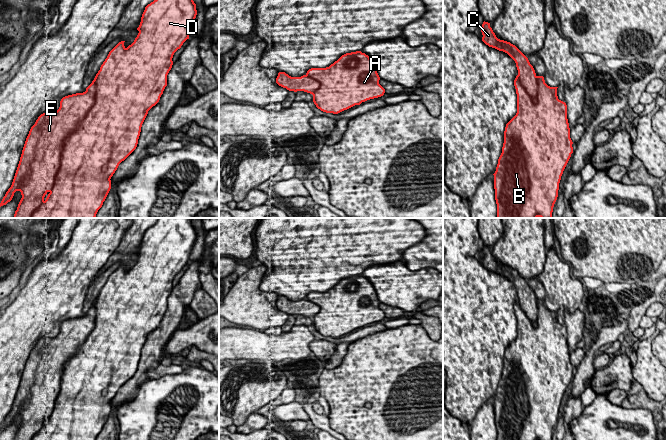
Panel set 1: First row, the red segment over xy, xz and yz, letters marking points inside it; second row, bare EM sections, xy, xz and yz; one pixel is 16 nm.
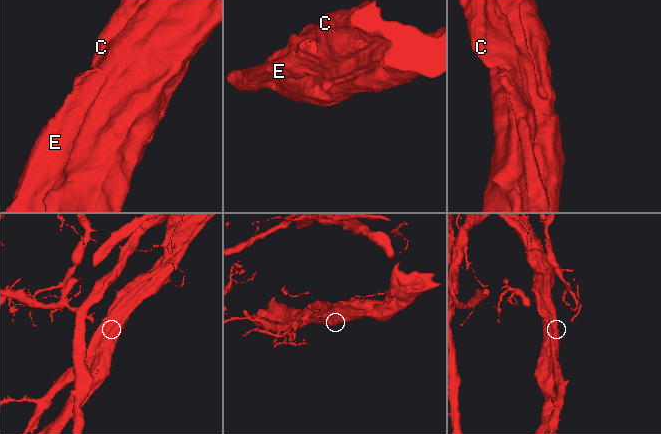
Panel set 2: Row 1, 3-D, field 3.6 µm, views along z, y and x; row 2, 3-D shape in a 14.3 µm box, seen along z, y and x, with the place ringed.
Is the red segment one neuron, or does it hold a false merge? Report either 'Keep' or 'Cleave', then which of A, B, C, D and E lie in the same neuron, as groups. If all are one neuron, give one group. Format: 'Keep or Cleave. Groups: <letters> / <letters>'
Cleave. Groups: A B D / C E

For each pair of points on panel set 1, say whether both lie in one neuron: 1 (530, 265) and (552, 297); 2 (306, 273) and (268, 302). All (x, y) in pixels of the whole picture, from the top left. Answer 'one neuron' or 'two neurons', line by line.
1: two neurons
2: two neurons

